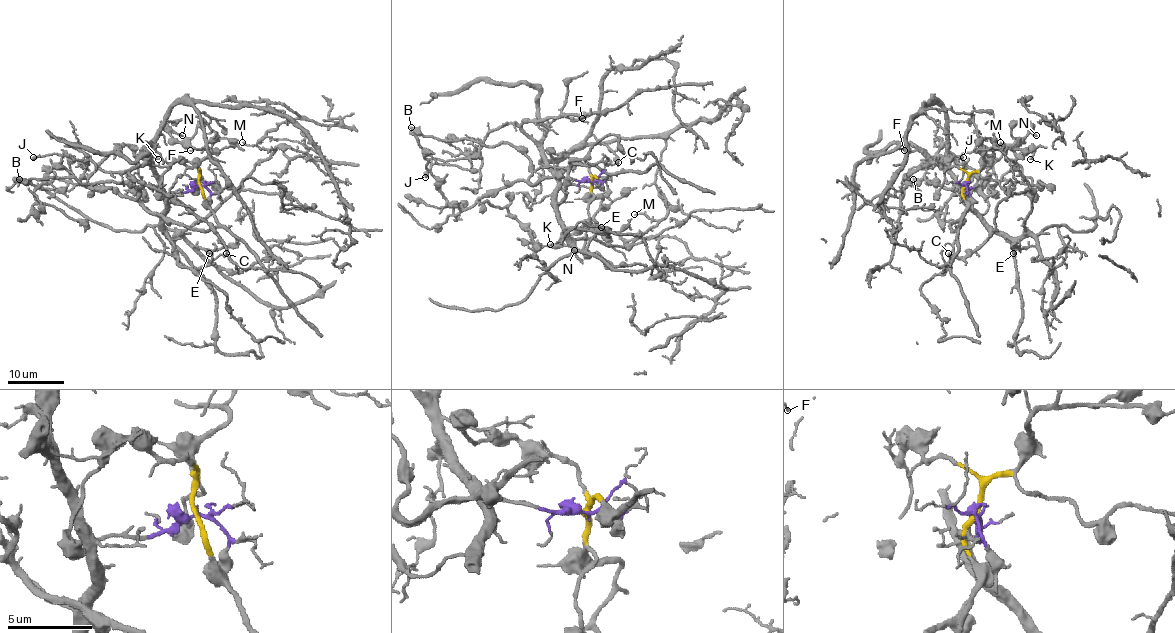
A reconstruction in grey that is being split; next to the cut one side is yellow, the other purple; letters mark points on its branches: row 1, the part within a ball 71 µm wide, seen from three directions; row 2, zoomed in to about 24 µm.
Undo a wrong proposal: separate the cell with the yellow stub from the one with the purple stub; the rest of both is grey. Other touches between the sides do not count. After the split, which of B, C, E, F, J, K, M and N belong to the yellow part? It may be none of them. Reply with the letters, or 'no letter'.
B, K, N

